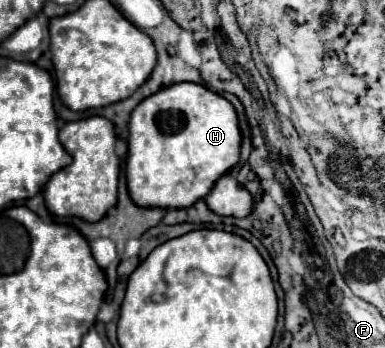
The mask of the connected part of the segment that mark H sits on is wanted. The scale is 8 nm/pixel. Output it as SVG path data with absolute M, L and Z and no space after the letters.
M180 82L158 90L156 94L144 98L130 118L130 138L128 138L128 160L126 160L126 180L128 192L138 206L152 208L186 208L196 200L204 198L214 182L226 174L240 158L240 128L234 106L220 94L208 90L202 84Z

